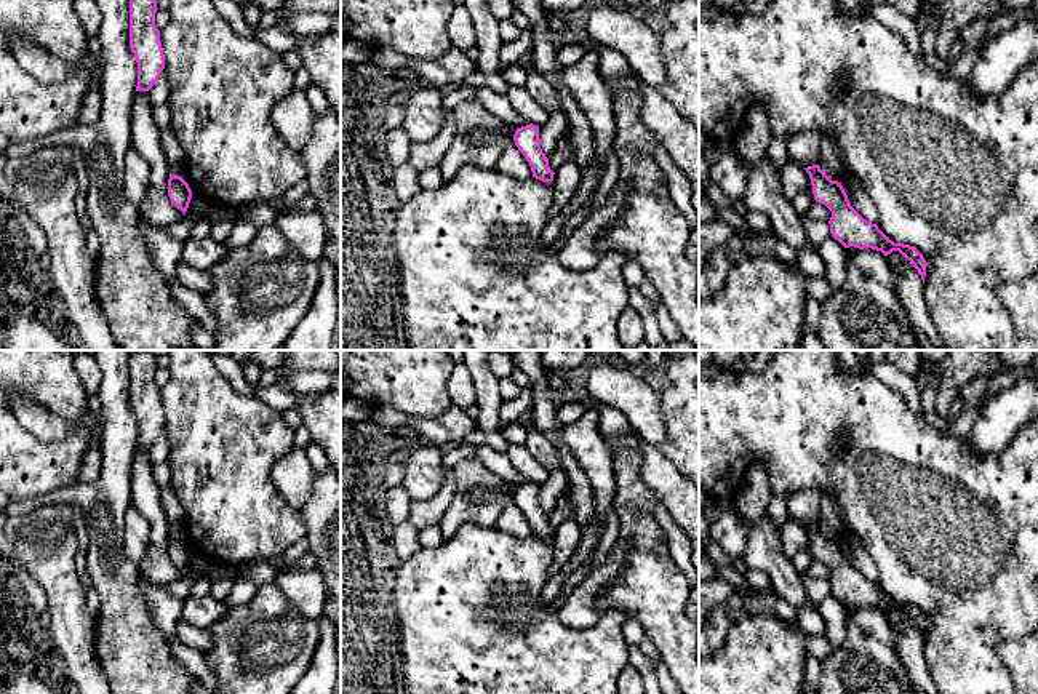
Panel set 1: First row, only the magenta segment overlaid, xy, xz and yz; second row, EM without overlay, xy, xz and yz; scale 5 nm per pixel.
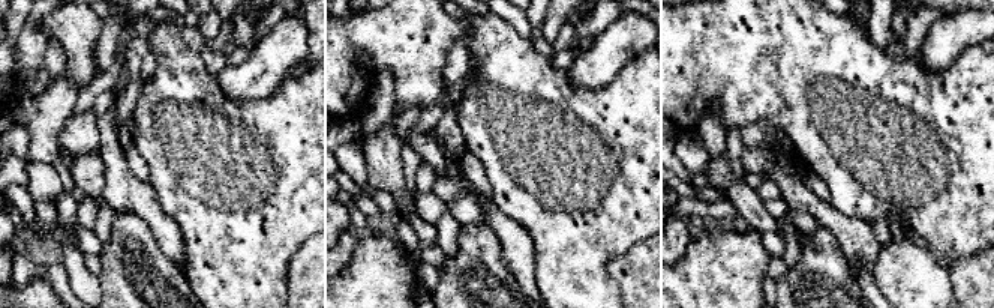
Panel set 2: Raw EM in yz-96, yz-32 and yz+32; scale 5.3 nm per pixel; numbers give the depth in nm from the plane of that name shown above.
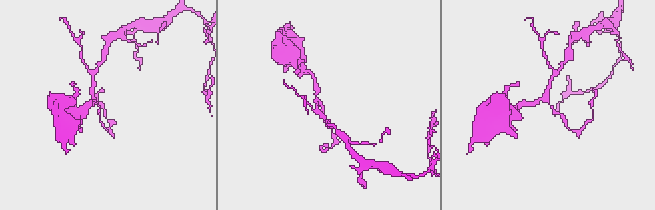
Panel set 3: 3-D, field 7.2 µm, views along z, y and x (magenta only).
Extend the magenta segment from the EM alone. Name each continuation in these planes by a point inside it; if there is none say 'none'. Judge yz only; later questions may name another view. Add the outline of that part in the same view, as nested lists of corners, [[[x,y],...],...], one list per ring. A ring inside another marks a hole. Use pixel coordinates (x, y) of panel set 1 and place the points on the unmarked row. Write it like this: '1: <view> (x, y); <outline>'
none

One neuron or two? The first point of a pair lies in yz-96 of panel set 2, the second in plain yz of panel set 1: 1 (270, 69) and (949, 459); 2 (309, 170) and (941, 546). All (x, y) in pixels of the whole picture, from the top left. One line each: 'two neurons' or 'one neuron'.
1: two neurons
2: one neuron

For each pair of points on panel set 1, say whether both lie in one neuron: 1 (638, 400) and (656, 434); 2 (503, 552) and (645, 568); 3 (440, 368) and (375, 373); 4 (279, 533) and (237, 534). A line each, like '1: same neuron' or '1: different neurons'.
1: same neuron
2: different neurons
3: same neuron
4: same neuron

